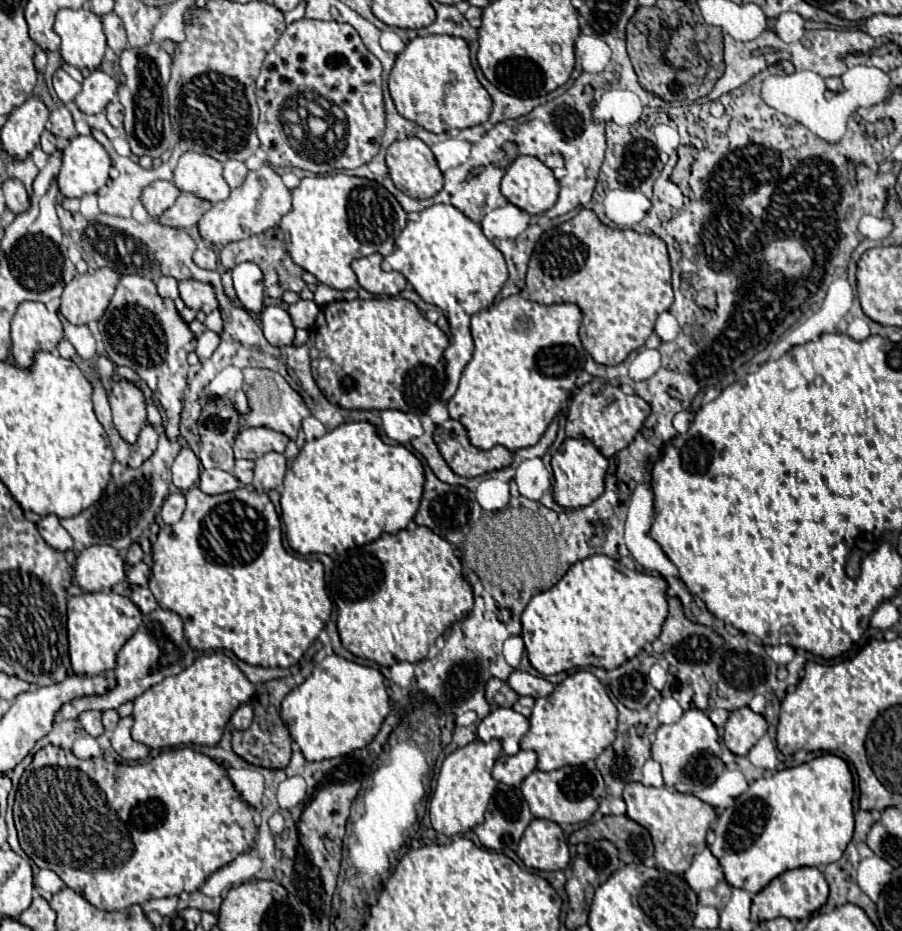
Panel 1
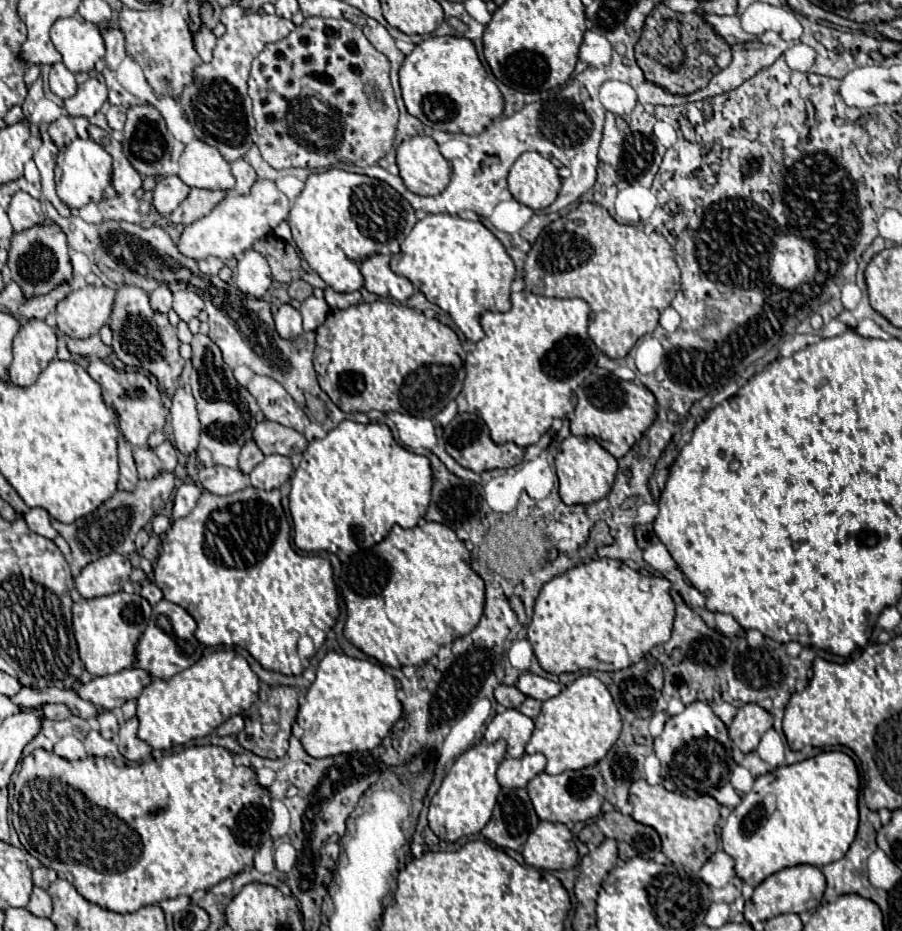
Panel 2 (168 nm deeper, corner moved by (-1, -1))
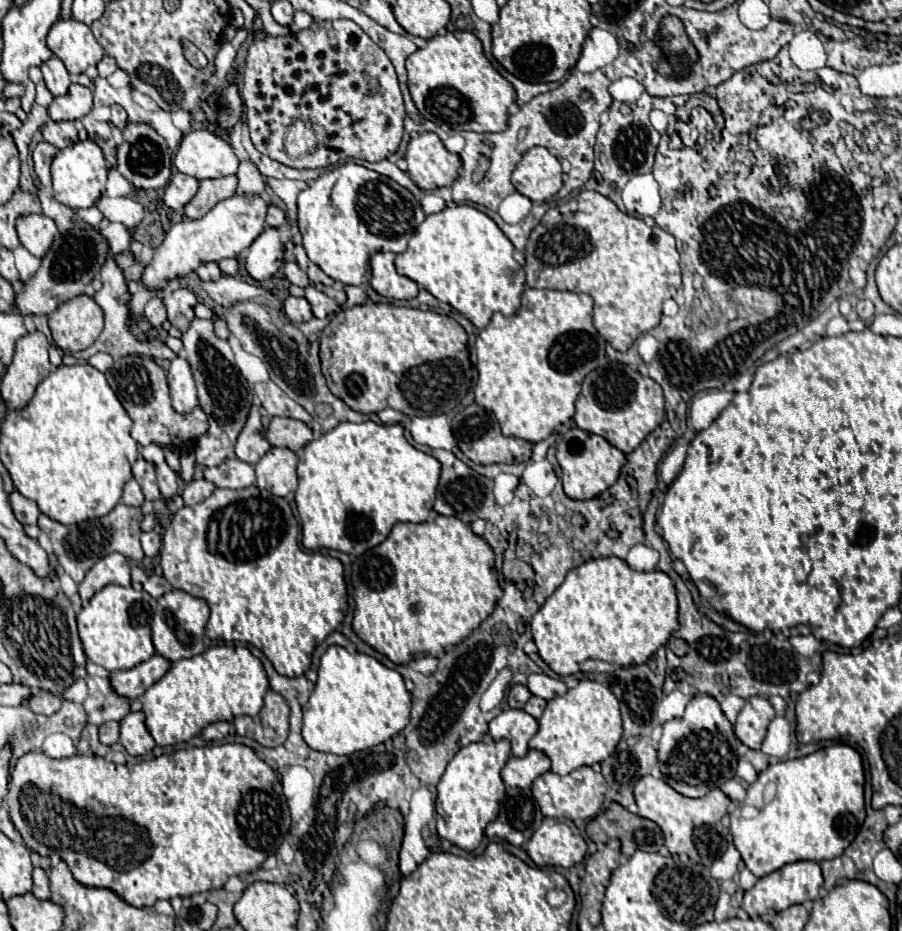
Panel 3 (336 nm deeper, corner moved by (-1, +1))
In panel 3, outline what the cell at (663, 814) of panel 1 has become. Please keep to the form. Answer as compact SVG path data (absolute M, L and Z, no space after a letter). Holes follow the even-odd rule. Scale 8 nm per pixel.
M645 775L639 779L639 783L633 789L635 793L635 801L637 801L637 815L655 821L667 841L667 849L671 855L687 855L691 861L699 861L709 867L725 849L725 839L721 835L723 825L721 819L727 813L727 805L731 803L729 797L721 791L721 789L713 789L711 793L707 793L701 799L691 799L691 797L683 797L681 793L677 793L675 789L671 789L665 781L655 779L651 775Z

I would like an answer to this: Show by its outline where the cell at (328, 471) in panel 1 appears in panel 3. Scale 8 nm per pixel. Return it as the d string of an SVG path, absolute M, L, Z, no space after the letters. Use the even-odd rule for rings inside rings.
M339 423L329 433L323 433L321 439L311 441L303 449L297 463L299 487L295 491L295 503L301 519L303 547L311 551L337 549L349 555L363 555L367 549L383 543L397 521L427 521L435 501L439 471L441 463L433 455L417 451L413 445L409 445L403 437L403 425L399 423Z

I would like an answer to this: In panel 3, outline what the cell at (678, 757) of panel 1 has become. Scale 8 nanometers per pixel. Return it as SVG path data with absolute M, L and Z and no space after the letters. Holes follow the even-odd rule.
M693 697L681 719L667 721L657 747L663 781L685 797L703 797L735 777L737 737L719 703L709 697Z

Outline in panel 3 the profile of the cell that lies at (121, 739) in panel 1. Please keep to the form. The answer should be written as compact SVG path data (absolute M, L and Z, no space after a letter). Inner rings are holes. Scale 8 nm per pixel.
M129 713L121 721L121 743L125 751L133 757L145 757L153 751L155 741L145 729L145 715L139 713Z

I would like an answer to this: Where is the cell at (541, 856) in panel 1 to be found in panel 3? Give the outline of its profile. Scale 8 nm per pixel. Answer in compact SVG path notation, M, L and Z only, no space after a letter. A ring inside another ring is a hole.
M545 819L527 843L527 855L537 867L573 867L583 861L587 843L569 819Z

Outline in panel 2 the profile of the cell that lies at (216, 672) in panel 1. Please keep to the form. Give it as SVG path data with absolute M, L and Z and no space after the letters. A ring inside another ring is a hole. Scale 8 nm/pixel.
M218 649L203 655L199 663L171 679L153 679L137 699L137 737L153 749L169 750L191 739L205 737L231 715L245 713L257 699L259 677L243 655L233 649Z

